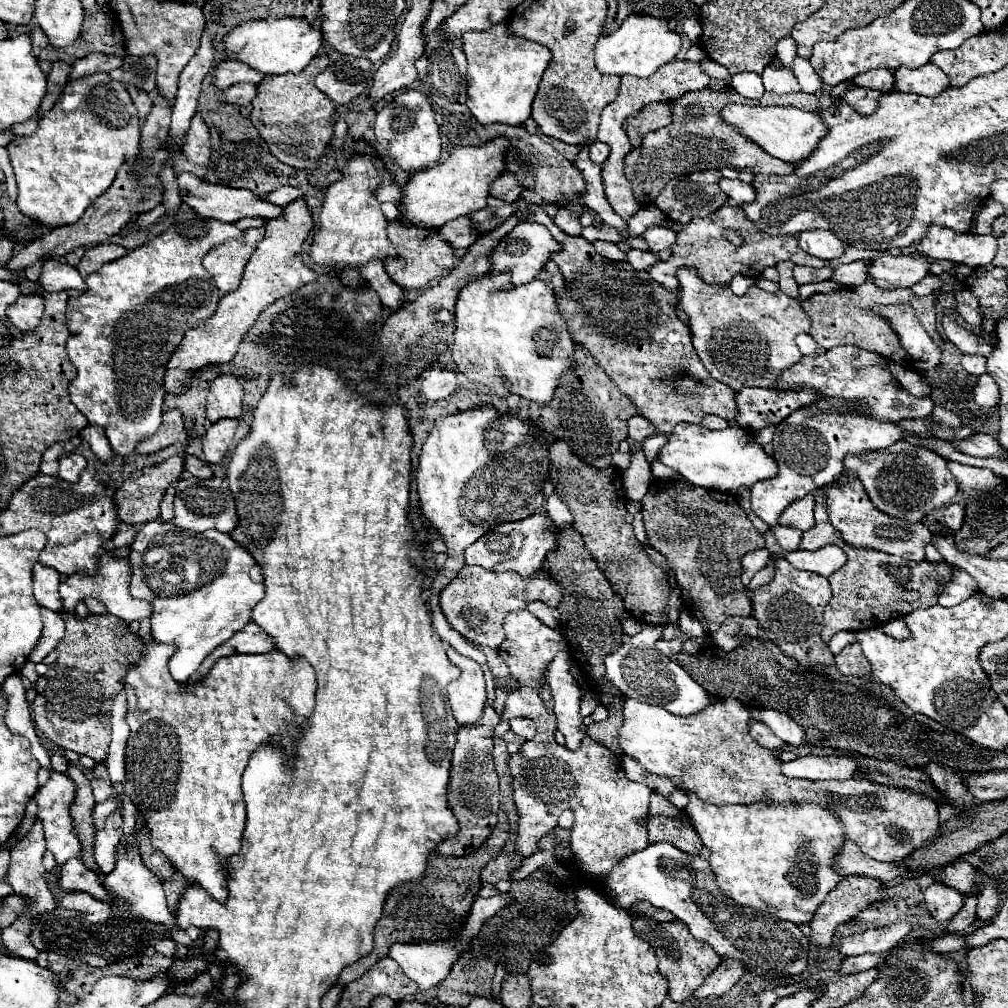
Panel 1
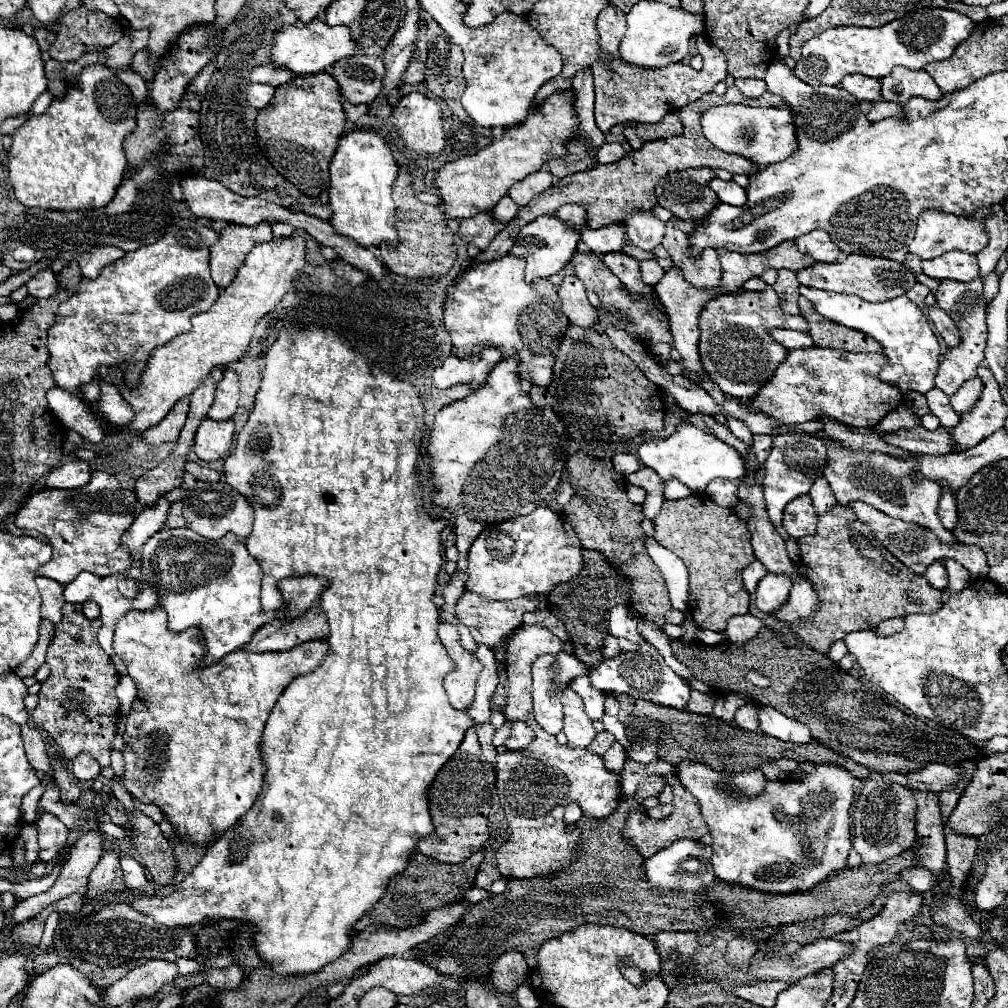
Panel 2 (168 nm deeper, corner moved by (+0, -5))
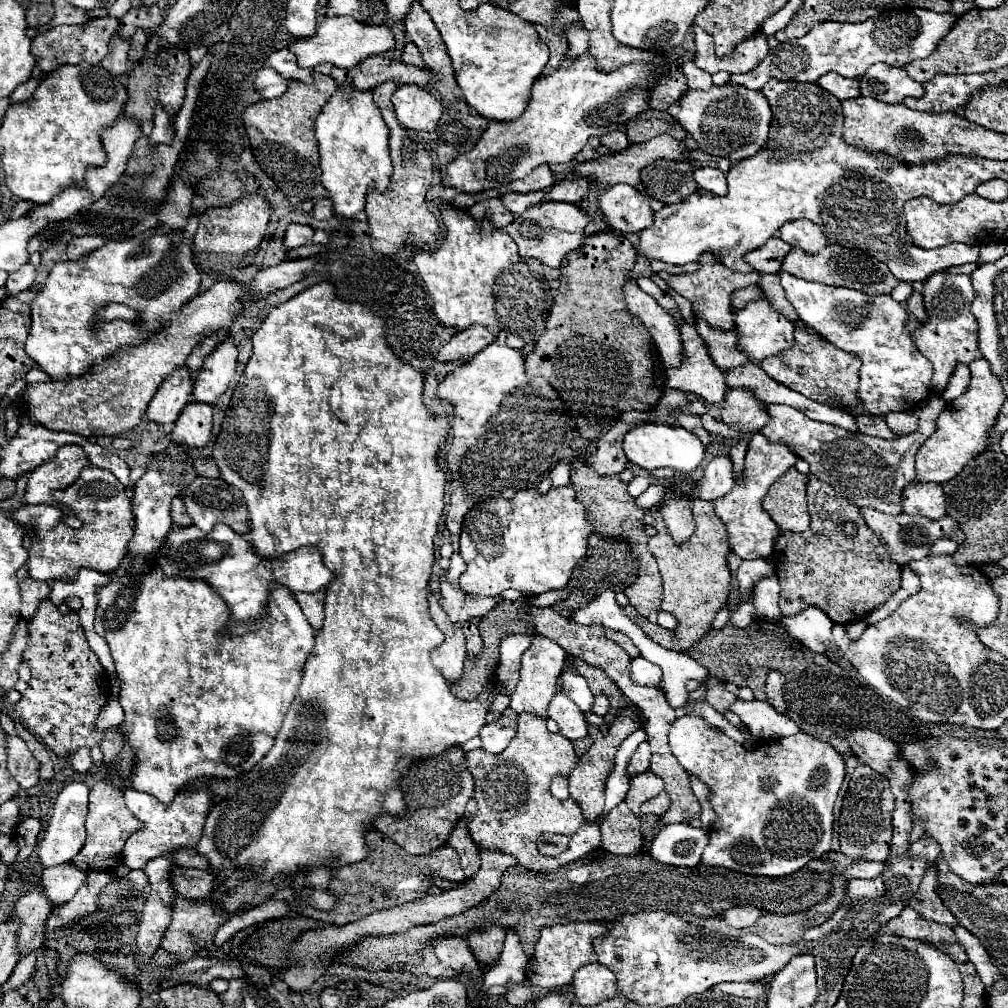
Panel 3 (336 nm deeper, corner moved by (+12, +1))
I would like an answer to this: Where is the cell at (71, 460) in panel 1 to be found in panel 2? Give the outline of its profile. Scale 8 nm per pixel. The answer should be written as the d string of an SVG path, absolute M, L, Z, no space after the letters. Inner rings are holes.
M75 460L75 462L67 462L67 464L51 470L45 486L47 488L81 488L89 482L89 478L91 478L89 464Z

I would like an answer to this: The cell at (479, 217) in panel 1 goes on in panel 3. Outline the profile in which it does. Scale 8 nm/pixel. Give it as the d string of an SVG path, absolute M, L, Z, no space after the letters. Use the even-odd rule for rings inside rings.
M505 192L499 196L499 200L511 210L513 214L523 214L529 206L535 206L545 200L545 192L531 192L531 194L515 194L515 192Z

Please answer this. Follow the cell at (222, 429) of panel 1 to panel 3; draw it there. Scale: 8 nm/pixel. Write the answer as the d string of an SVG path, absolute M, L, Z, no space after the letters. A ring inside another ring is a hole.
M191 402L183 408L181 416L175 422L171 432L173 442L189 446L189 448L203 448L211 440L213 428L213 408L209 404Z

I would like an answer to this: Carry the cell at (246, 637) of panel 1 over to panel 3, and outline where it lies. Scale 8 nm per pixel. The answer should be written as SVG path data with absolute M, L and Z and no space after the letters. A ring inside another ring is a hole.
M297 592L297 604L301 606L303 614L309 618L315 630L319 630L323 624L323 602L325 602L325 592L313 592L313 594Z

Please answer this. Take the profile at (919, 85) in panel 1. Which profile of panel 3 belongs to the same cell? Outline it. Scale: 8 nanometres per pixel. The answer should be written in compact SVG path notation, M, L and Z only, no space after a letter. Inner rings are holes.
M873 64L861 78L861 94L887 104L899 104L905 96L921 96L925 88L909 78L903 68L893 68L887 64Z

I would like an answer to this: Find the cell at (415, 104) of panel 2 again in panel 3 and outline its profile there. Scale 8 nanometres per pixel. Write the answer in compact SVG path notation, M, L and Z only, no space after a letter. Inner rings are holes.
M417 84L397 86L391 102L401 126L417 132L433 132L443 112L443 104L435 94Z

